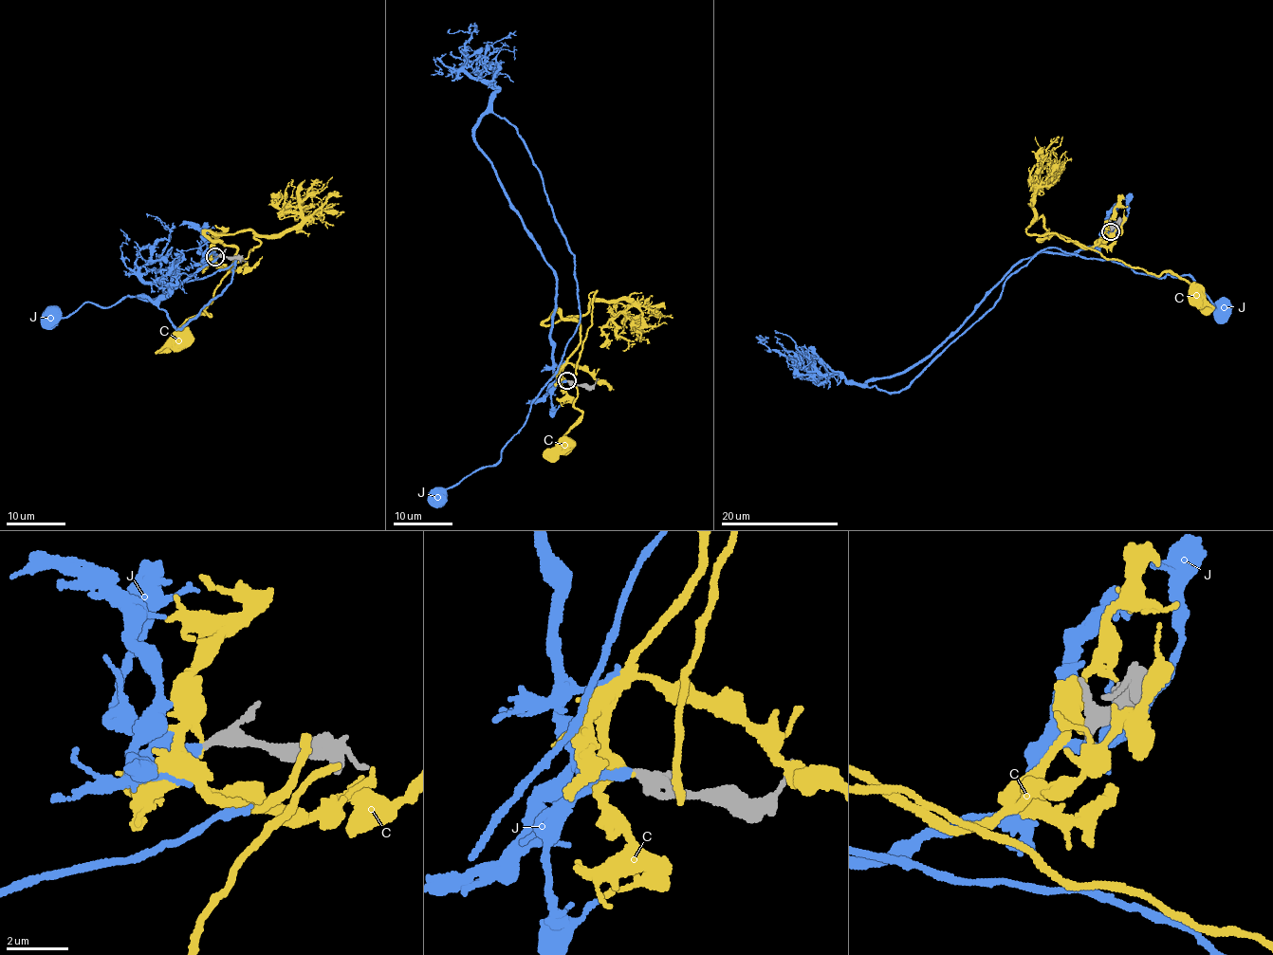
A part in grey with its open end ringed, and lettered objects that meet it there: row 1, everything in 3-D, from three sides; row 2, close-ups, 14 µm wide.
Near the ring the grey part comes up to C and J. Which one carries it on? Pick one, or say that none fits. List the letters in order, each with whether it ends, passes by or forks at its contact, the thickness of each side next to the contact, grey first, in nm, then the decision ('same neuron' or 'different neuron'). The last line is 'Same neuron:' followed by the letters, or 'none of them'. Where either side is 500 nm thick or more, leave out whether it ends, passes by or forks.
C: it ends; calibres 360 and 240 nm; different neuron
J: it ends; calibres 360 and 320 nm; same neuron
Same neuron: J

